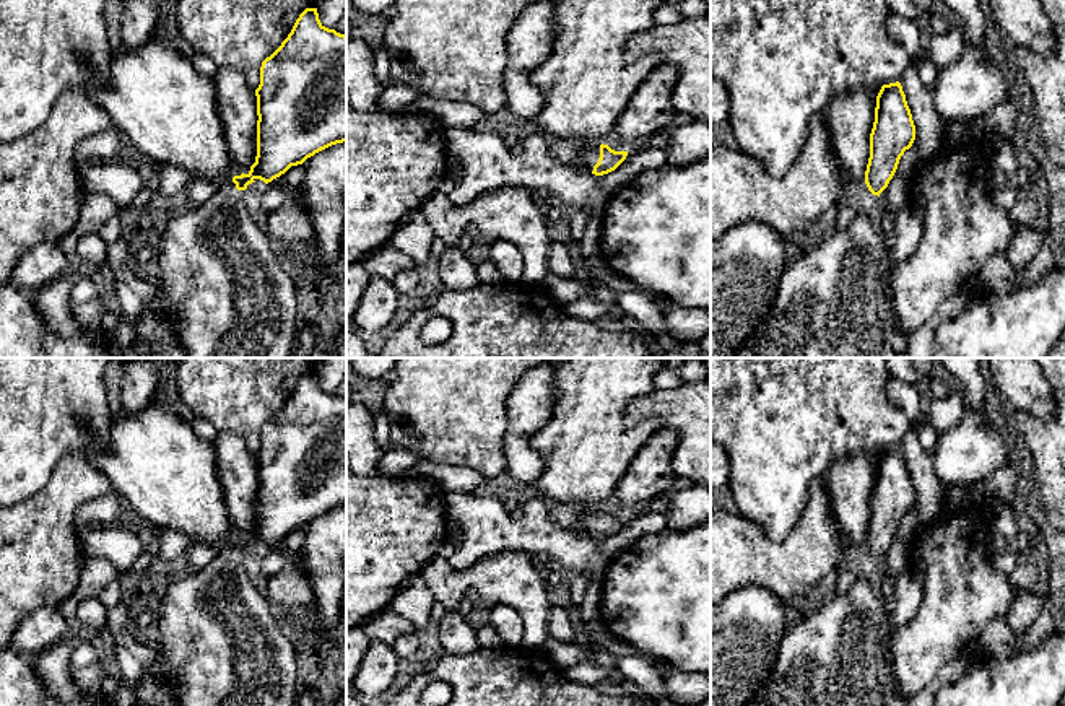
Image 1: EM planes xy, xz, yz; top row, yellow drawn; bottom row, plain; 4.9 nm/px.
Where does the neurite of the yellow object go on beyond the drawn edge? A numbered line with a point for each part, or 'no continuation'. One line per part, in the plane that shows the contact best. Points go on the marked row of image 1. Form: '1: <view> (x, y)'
1: xz (589, 155)

